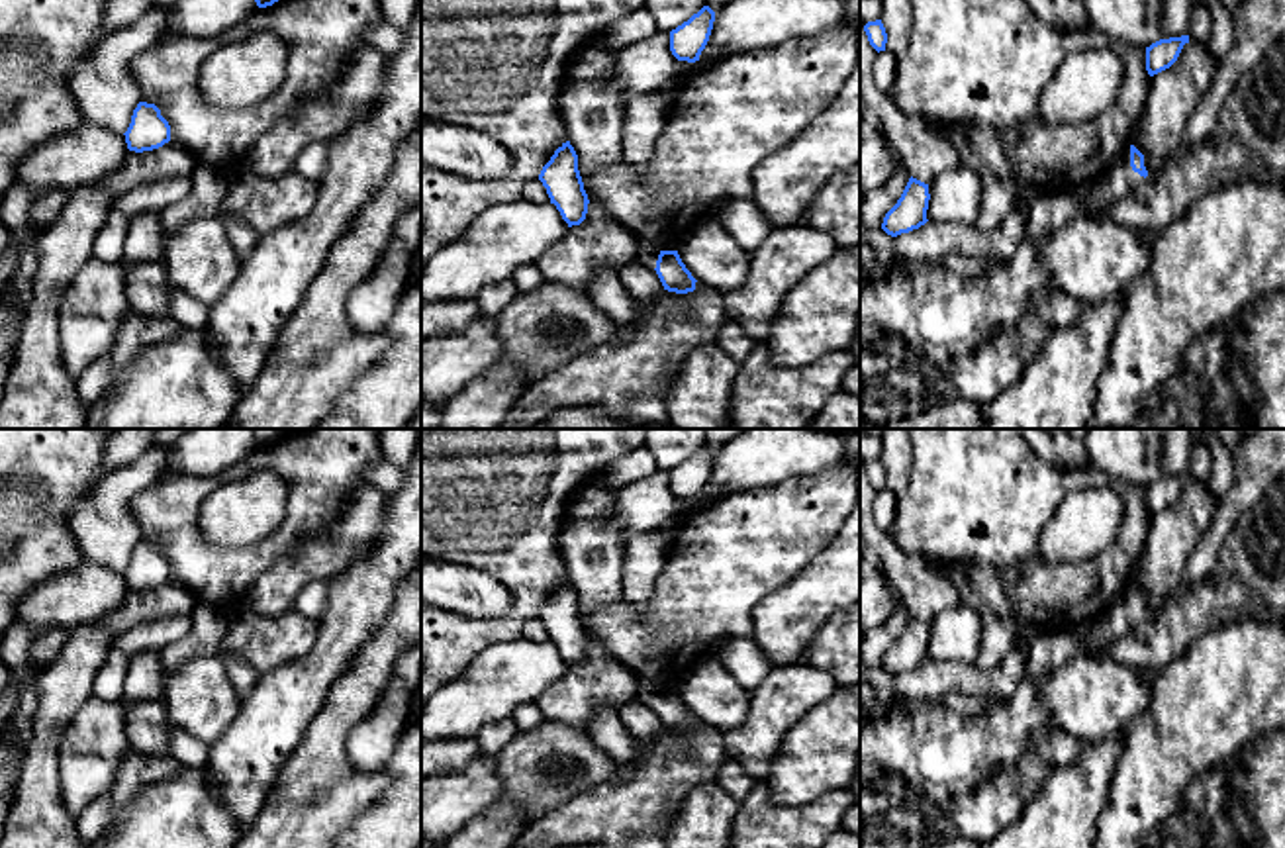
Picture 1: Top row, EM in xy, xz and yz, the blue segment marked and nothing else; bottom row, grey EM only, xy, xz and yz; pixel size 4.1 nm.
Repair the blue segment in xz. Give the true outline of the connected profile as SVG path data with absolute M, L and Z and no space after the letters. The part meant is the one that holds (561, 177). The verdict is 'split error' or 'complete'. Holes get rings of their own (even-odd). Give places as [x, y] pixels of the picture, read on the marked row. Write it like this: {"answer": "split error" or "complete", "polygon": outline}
{"answer": "complete", "polygon": "M570 141L554 151L543 166L539 180L568 227L580 225L586 219L590 200L578 170L578 155Z"}

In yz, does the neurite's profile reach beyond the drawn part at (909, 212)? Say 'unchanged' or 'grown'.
unchanged

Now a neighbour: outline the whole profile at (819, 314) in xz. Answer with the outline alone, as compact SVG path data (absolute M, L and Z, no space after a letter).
M860 243L809 270L785 296L764 345L776 366L799 368L833 351L848 351L860 323Z

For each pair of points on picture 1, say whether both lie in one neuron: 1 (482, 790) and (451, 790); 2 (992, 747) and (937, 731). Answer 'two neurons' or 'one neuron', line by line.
1: one neuron
2: one neuron

